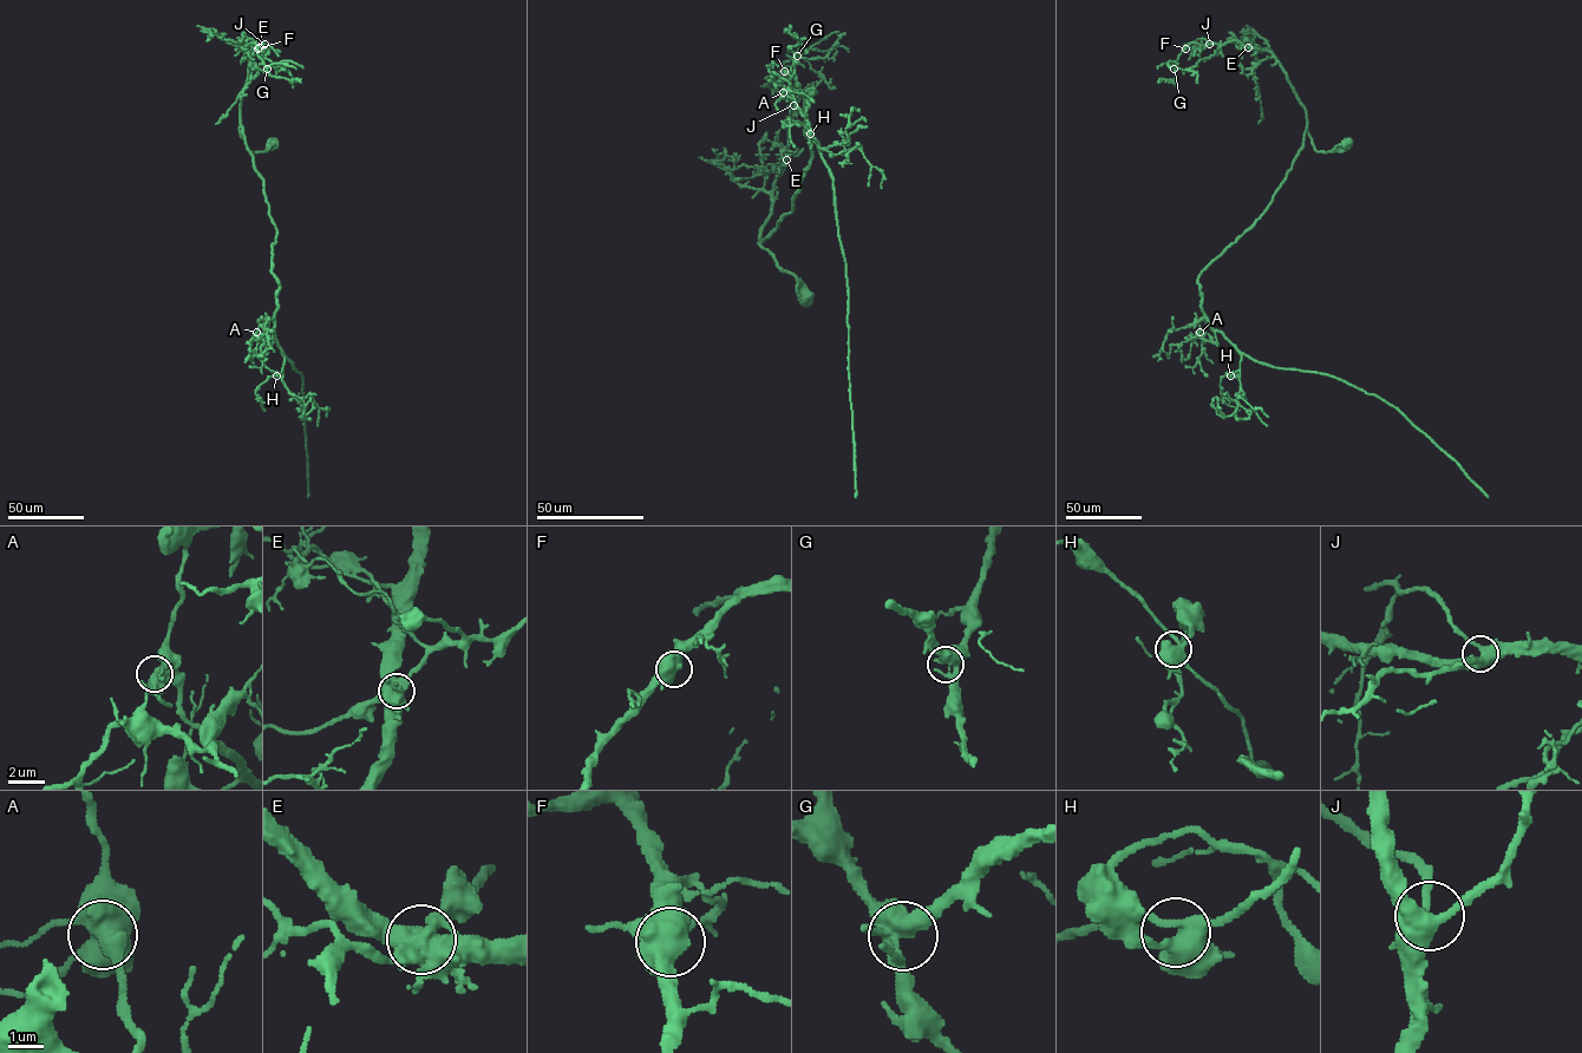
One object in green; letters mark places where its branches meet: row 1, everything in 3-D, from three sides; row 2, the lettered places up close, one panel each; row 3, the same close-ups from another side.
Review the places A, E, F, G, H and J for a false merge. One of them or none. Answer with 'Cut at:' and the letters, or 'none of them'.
Cut at: E

